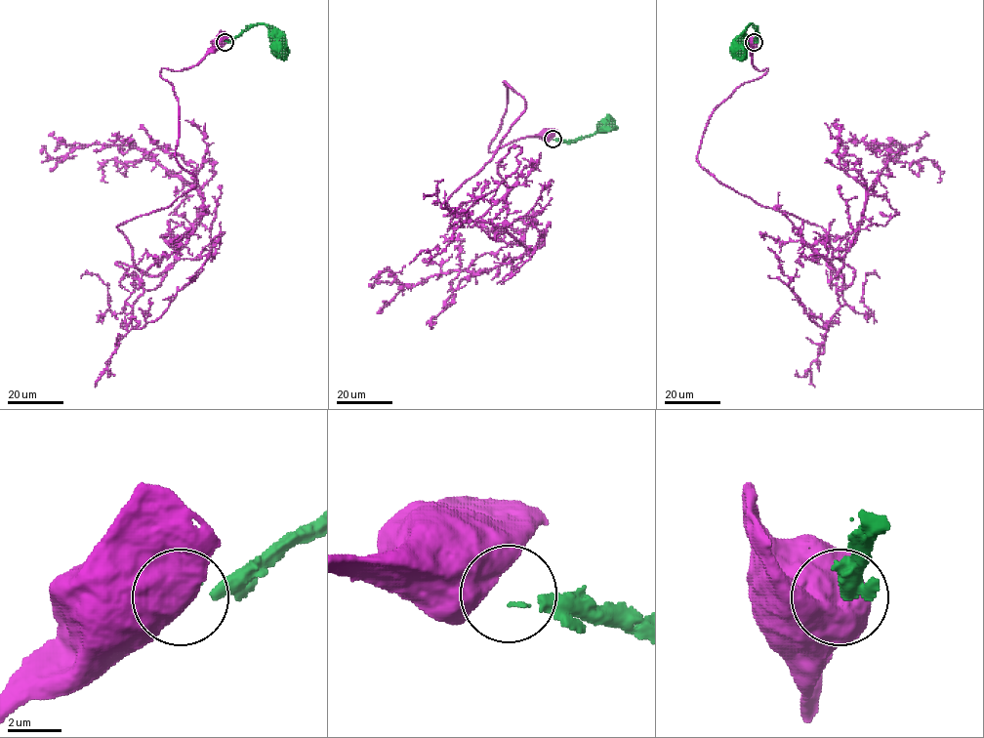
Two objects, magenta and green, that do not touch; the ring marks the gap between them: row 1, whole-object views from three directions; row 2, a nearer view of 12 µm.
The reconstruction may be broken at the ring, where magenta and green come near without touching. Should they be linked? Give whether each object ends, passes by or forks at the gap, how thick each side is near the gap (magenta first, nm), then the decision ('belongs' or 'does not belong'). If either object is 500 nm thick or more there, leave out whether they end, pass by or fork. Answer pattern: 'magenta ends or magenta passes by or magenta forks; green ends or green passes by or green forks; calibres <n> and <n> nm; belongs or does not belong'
calibres 650 and 240 nm; does not belong

